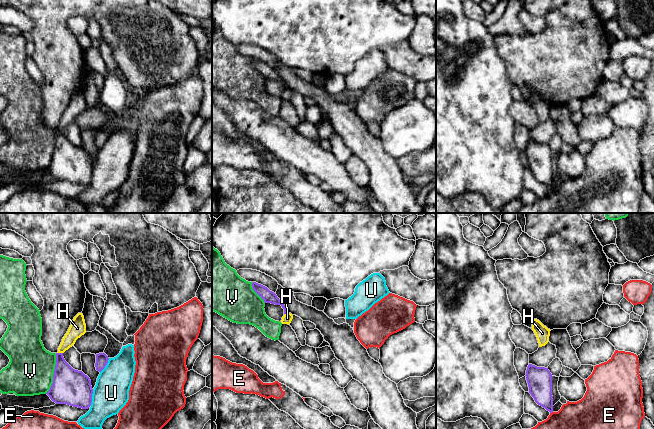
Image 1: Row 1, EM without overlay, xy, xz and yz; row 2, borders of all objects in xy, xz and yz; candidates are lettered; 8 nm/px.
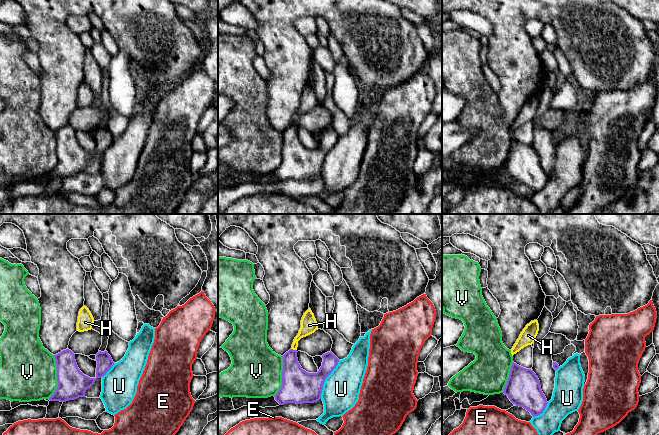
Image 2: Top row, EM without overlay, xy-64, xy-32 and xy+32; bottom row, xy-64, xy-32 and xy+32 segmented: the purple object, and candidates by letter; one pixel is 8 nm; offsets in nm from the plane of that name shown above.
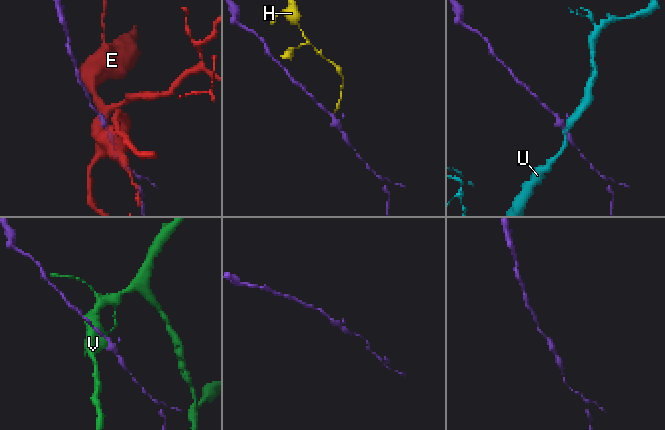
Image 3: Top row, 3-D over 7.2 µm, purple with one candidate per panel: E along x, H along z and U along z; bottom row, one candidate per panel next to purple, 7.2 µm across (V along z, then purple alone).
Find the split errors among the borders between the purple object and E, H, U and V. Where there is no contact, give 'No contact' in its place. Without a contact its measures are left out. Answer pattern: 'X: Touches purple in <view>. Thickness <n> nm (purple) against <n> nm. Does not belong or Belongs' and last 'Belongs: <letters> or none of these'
E: Touches purple in yz. Thickness 190 nm (purple) against 460 nm. Does not belong
H: Touches purple in xy. Thickness 260 nm (purple) against 130 nm. Does not belong
U: Touches purple in xy. Thickness 280 nm (purple) against 280 nm. Does not belong
V: Touches purple in xy. Thickness 280 nm (purple) against 380 nm. Does not belong
Belongs: none of these

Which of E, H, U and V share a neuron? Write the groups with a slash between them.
E / H / U / V

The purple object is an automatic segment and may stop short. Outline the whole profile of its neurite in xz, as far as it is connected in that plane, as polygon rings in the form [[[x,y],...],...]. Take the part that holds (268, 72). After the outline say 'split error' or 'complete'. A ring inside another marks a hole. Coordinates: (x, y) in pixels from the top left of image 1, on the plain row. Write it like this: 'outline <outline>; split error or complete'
outline [[[253,58],[252,64],[264,76],[265,79],[281,81],[282,84],[284,85],[284,90],[289,89],[289,87],[286,85],[285,81],[277,73],[277,71],[274,68],[270,67],[267,63],[265,63],[261,60],[258,60],[256,58]]]; complete

